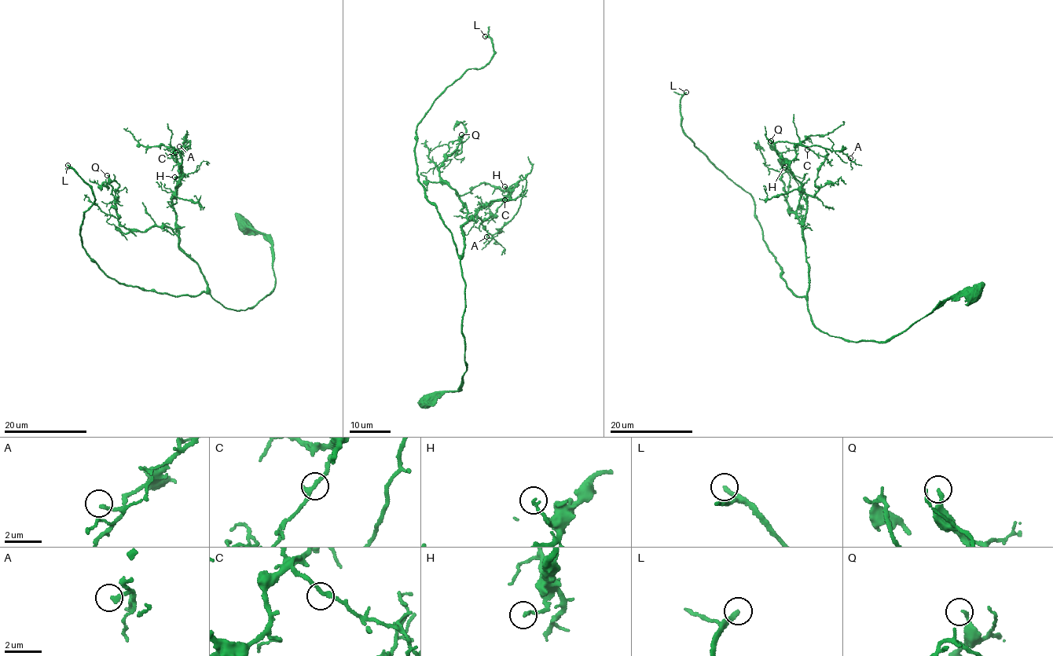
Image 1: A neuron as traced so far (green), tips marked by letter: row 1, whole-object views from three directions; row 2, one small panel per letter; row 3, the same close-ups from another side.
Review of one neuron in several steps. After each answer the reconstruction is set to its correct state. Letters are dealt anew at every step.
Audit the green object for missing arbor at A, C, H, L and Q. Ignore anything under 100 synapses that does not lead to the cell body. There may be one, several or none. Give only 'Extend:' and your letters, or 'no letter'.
Extend: L

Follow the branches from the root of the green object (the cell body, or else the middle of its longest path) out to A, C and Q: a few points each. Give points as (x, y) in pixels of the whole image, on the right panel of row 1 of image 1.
A: (973, 294), (950, 298), (884, 342), (816, 328), (805, 192), (775, 143), (850, 158)
C: (973, 294), (950, 298), (884, 342), (844, 340), (816, 328), (802, 221), (824, 156), (807, 149)
Q: (973, 294), (950, 298), (884, 342), (844, 340), (816, 328), (801, 227), (787, 212), (781, 159), (771, 141)

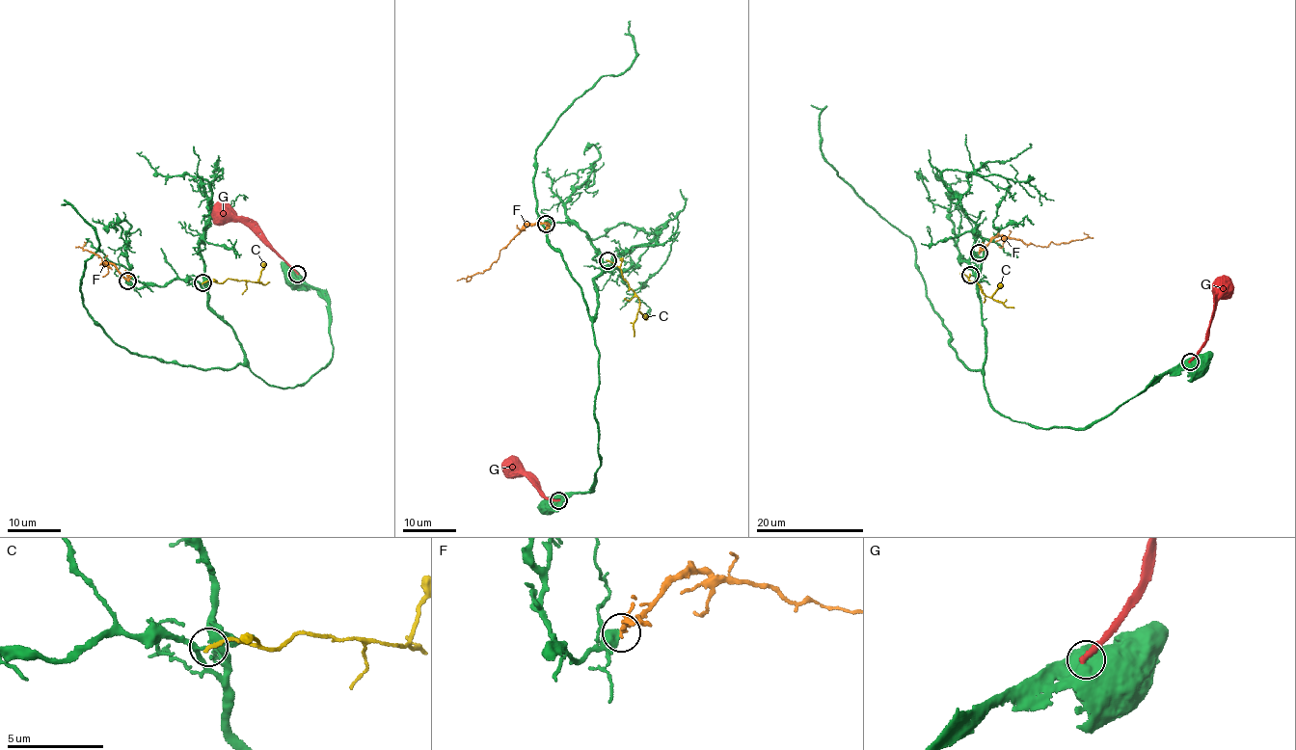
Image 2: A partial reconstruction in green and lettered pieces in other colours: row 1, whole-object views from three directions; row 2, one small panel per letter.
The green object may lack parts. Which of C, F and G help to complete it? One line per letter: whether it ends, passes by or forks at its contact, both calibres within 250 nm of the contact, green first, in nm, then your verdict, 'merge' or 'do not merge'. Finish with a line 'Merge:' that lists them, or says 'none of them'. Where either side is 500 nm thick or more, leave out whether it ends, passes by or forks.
C: it ends | 120/190 nm | do not merge
F: 650/170 nm | merge
G: 950/240 nm | do not merge
Merge: F

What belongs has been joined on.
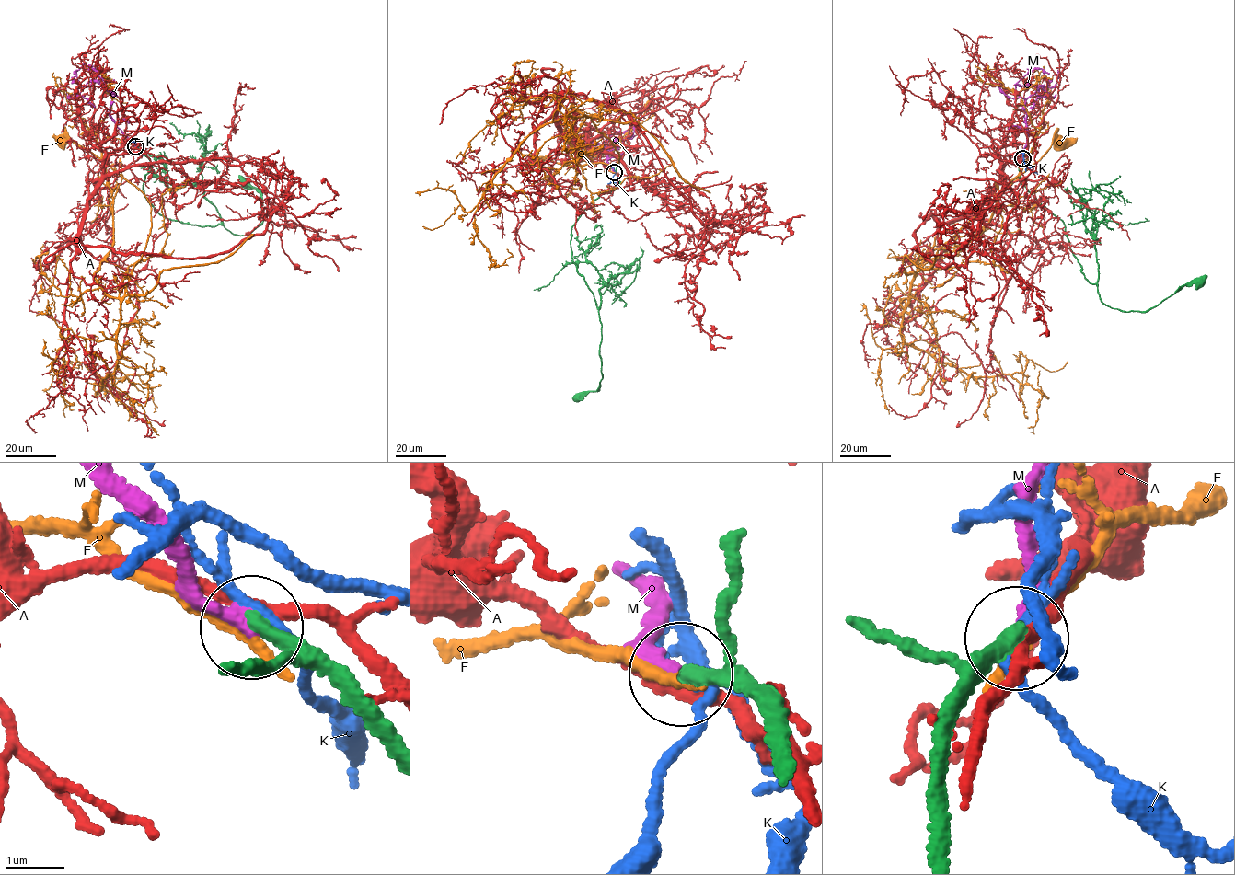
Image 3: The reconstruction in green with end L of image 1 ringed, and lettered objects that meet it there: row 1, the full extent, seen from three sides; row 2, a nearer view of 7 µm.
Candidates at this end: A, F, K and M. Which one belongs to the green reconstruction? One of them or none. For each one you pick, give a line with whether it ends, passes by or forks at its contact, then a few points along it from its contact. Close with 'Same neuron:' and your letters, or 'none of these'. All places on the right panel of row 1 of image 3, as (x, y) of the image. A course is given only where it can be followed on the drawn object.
M: it ends; course (1022, 157), (1027, 137), (1025, 103), (1039, 87), (1044, 91), (1055, 86), (1057, 70)
Same neuron: M

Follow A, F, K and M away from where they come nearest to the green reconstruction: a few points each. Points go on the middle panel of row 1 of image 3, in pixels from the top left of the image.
A: (614, 173), (550, 118), (530, 161), (559, 195), (492, 195), (493, 168), (522, 131)
F: (614, 172), (578, 160), (582, 154), (574, 155), (565, 131), (572, 107), (613, 143), (618, 163), (537, 162)
K: (615, 172), (619, 178), (617, 183), (604, 193)
M: (614, 172), (607, 162), (608, 153), (618, 147), (594, 146), (586, 143), (584, 148), (595, 149)

